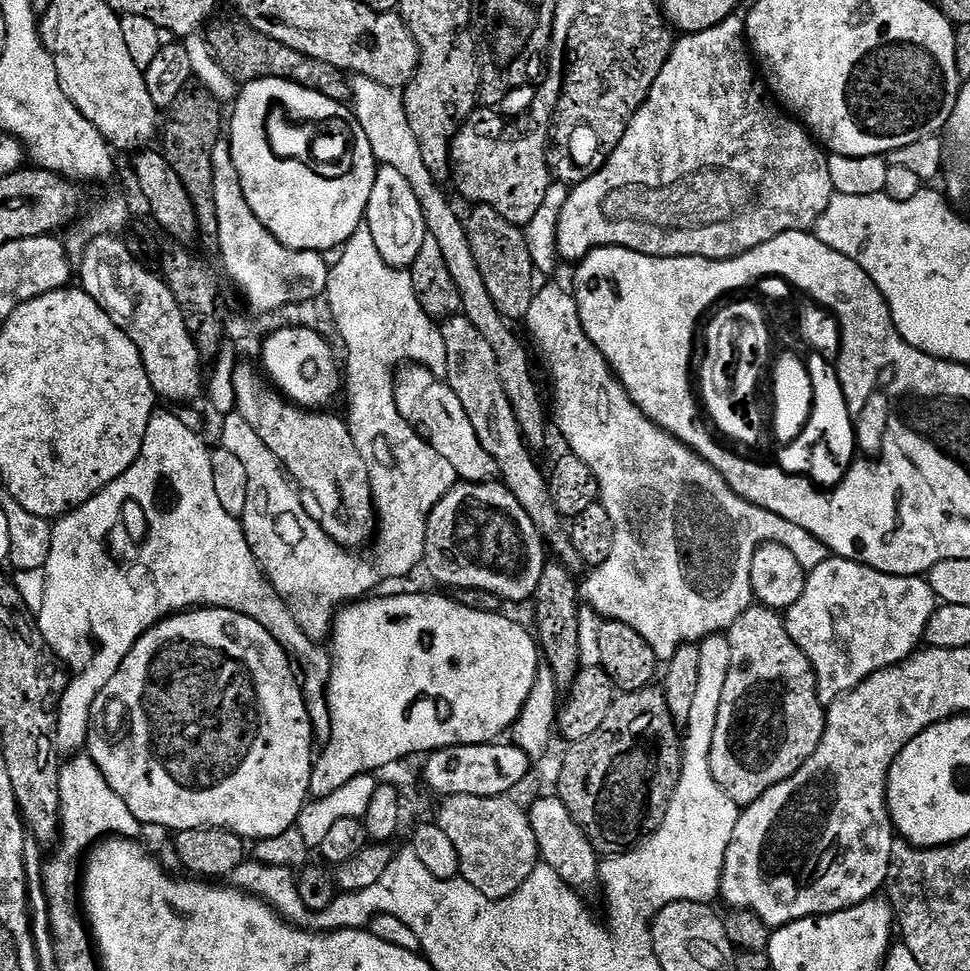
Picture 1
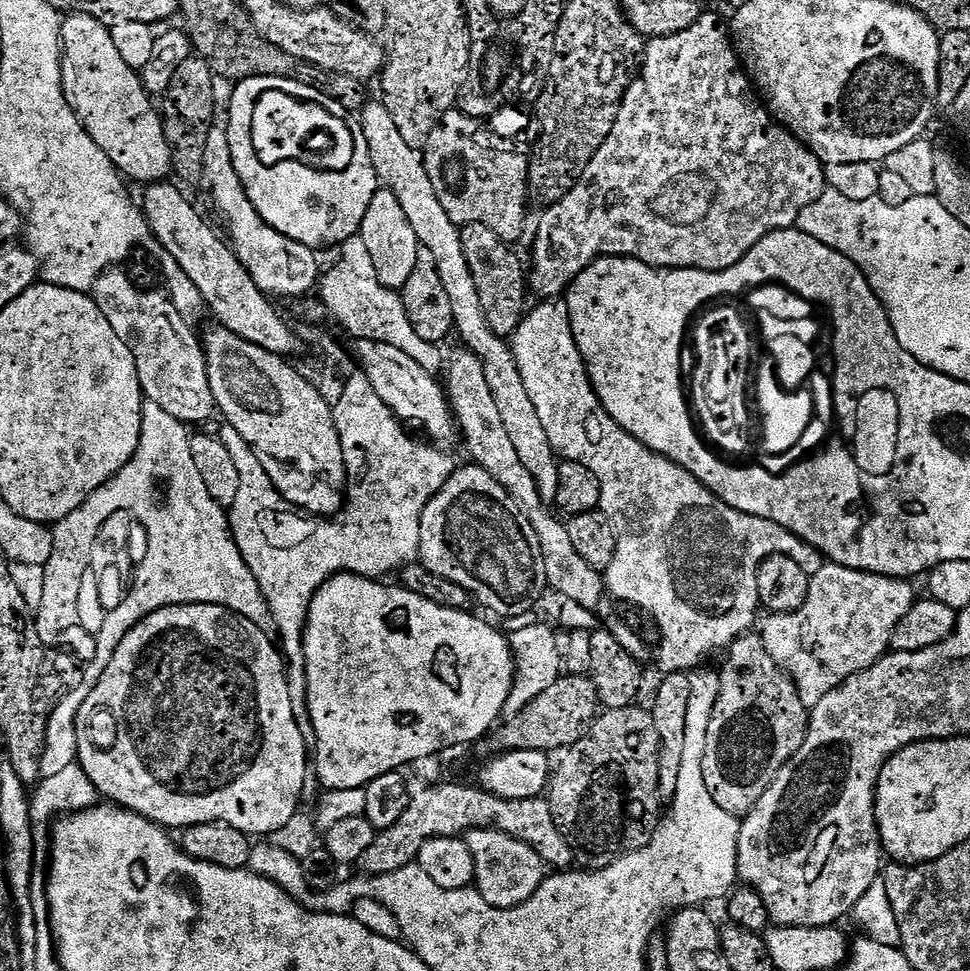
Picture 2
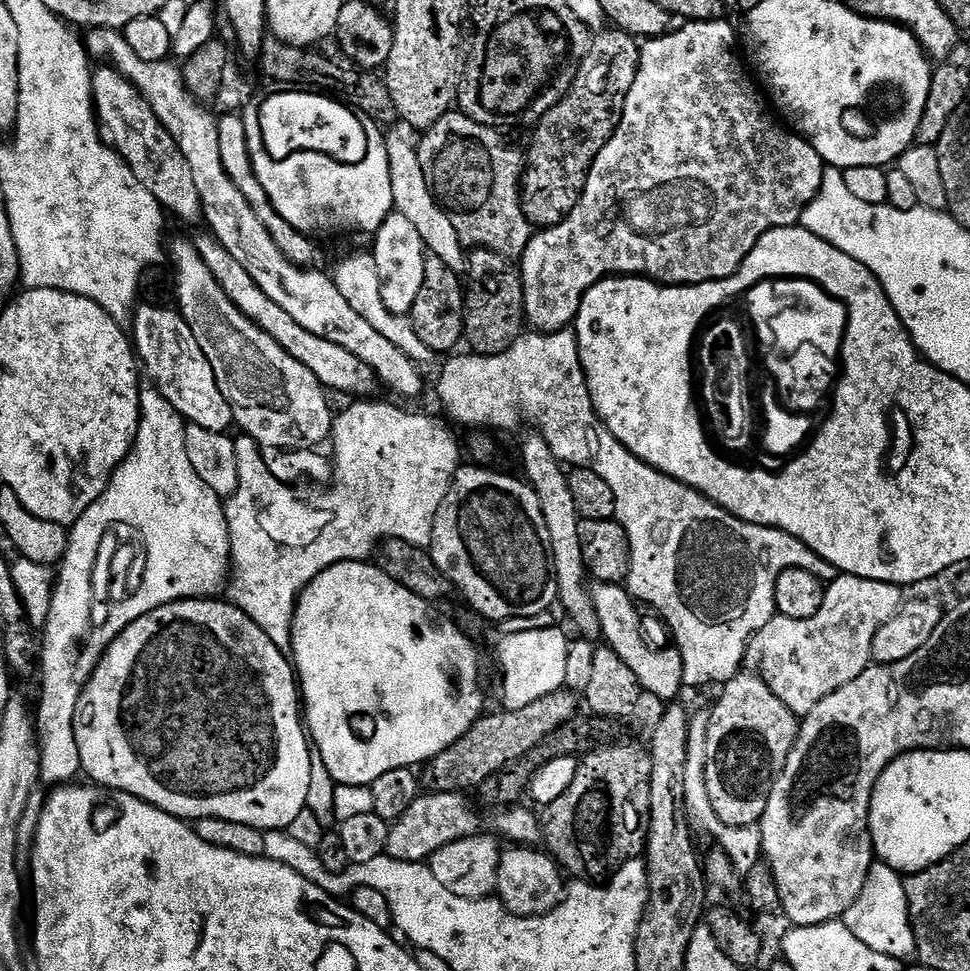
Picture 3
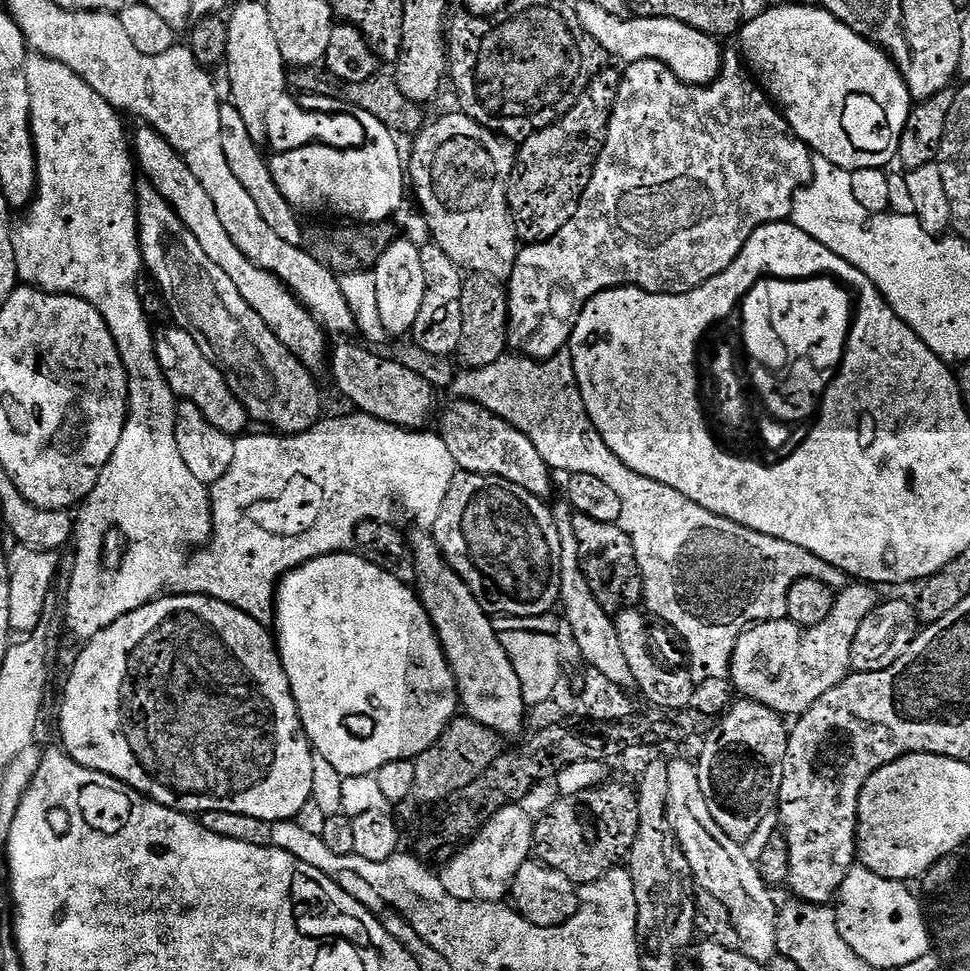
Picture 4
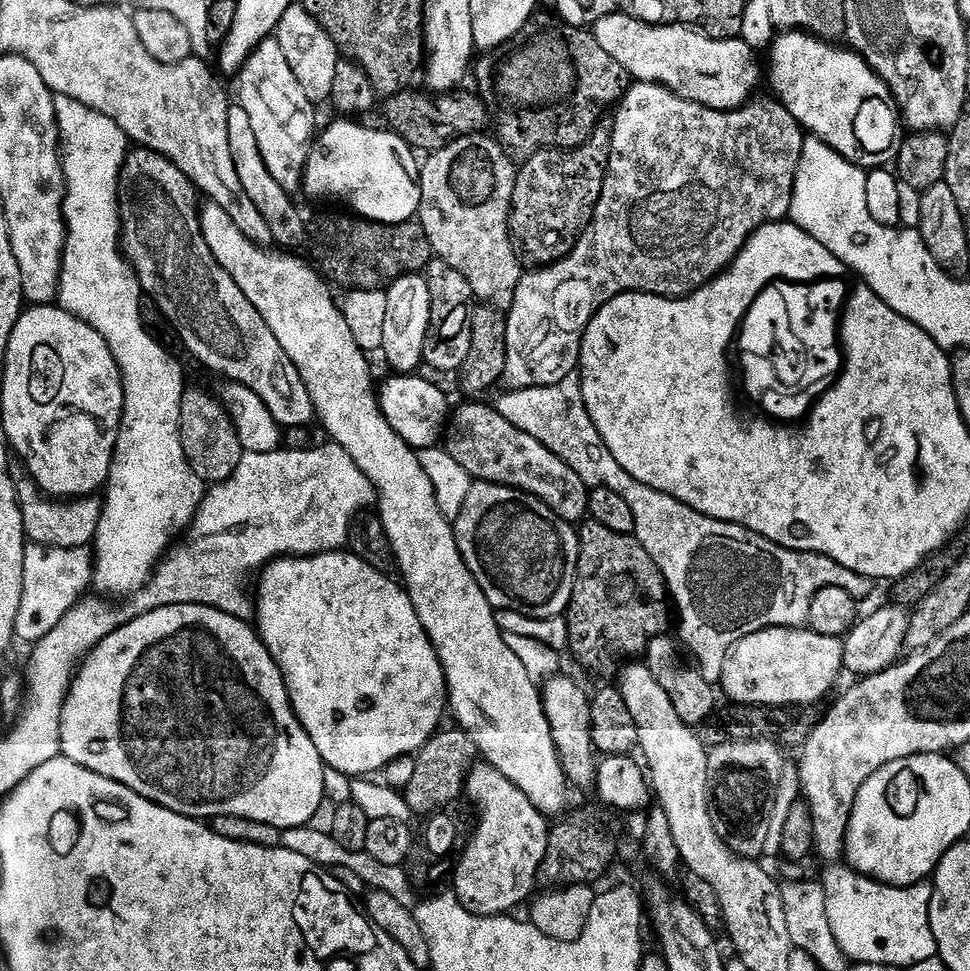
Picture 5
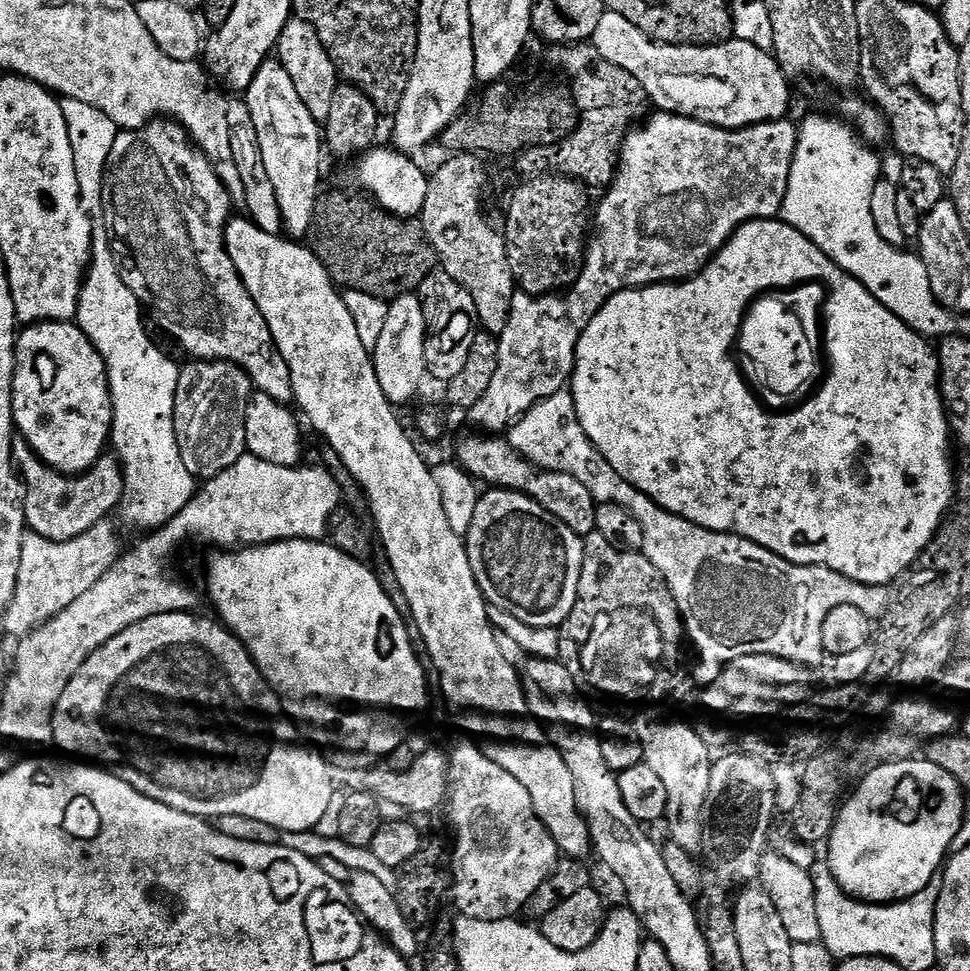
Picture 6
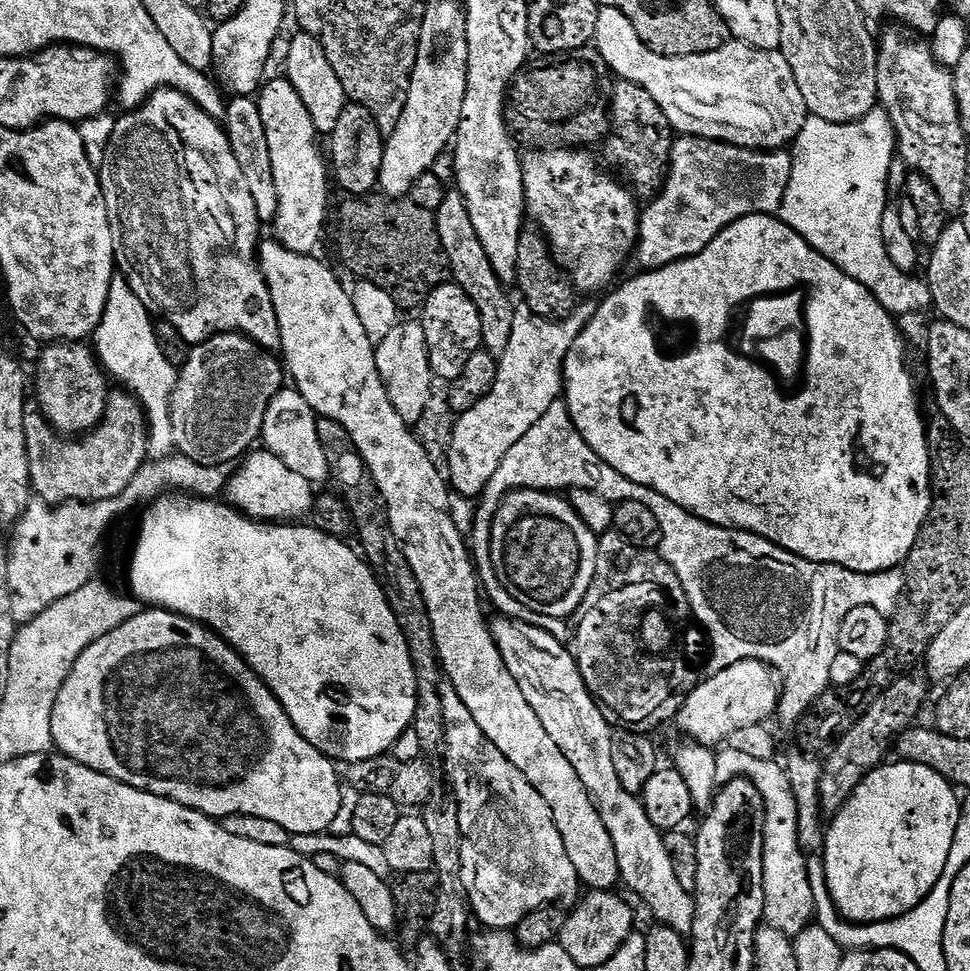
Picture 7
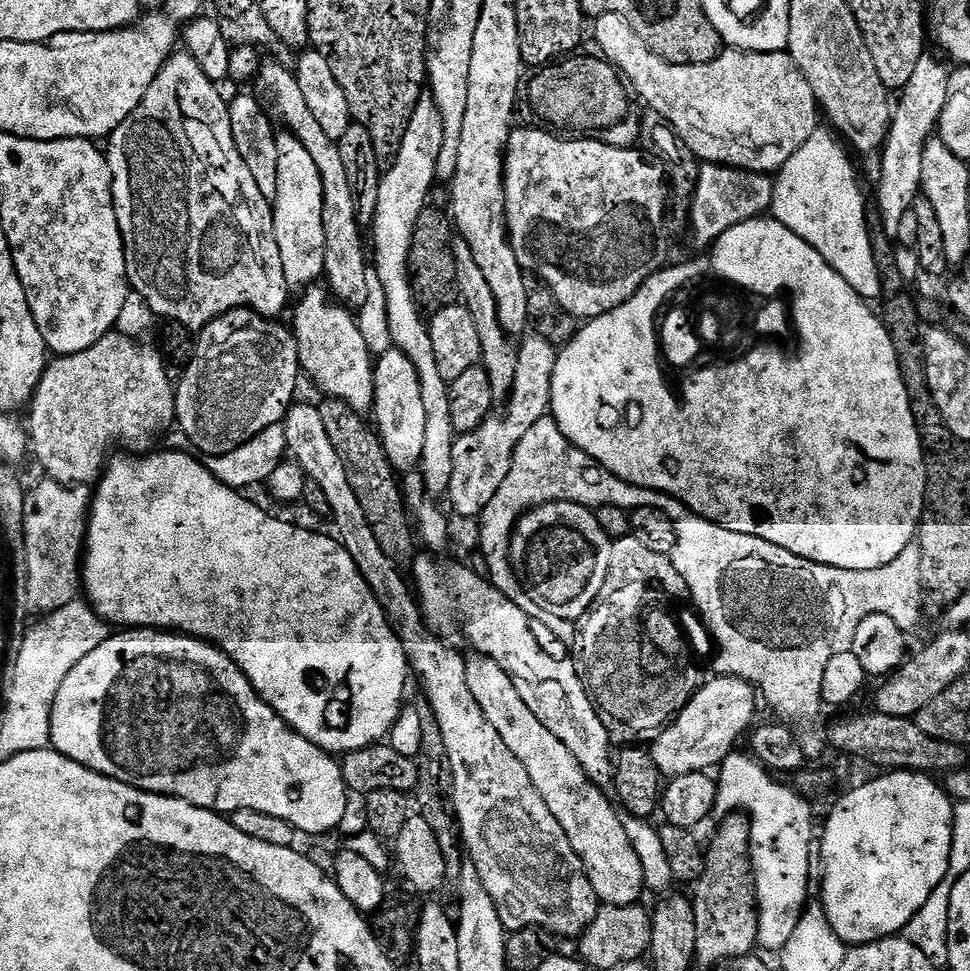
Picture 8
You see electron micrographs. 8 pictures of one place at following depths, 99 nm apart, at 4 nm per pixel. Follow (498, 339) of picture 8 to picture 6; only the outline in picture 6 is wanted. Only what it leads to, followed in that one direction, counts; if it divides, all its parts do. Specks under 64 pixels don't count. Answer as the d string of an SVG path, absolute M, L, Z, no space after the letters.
M461 152L459 154L452 154L447 157L449 160L441 166L440 169L435 173L431 173L430 179L428 181L428 194L426 196L426 206L424 207L422 213L422 223L424 226L424 233L426 233L432 241L434 247L436 247L436 255L438 257L439 263L455 278L455 280L462 286L466 286L466 290L470 290L470 294L474 298L474 306L478 310L480 315L479 323L483 326L483 329L487 332L493 334L498 334L506 326L506 322L510 318L512 313L512 300L516 297L518 291L518 281L516 275L512 273L512 267L508 261L508 245L501 233L496 232L492 229L492 224L488 221L488 216L484 213L484 187L488 184L488 172L484 169L484 164L479 155L473 154L471 152Z

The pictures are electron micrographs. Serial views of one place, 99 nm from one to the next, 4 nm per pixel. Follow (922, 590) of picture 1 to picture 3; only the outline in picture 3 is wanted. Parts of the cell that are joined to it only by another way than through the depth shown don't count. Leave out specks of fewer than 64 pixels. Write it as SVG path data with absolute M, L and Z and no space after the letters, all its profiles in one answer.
M837 575L827 585L824 593L824 605L818 614L809 620L799 620L789 616L775 615L762 630L757 632L748 642L746 664L755 670L770 686L772 693L784 703L798 718L803 718L822 702L834 690L854 682L858 674L862 674L873 663L872 647L876 635L882 626L899 614L902 607L901 589L895 584L867 580L857 576Z

